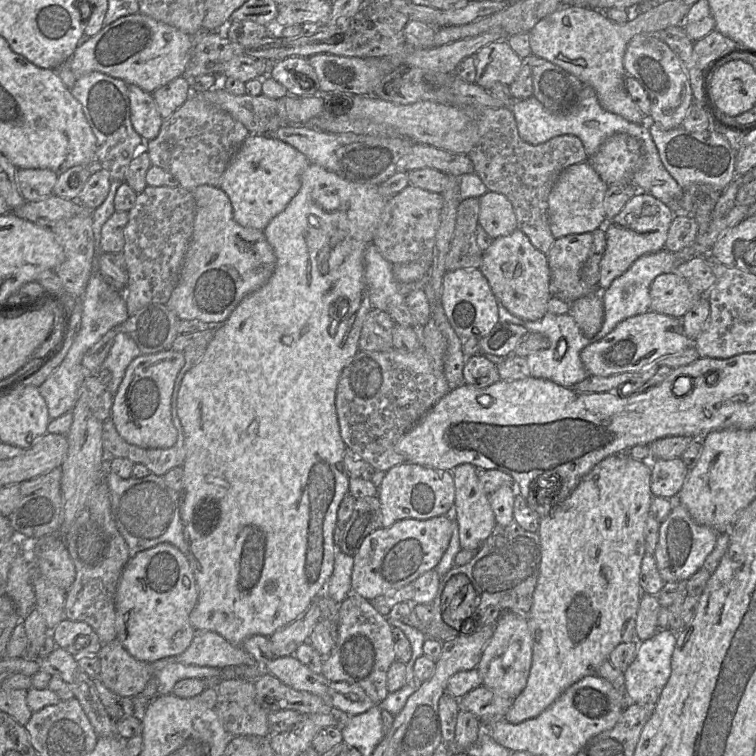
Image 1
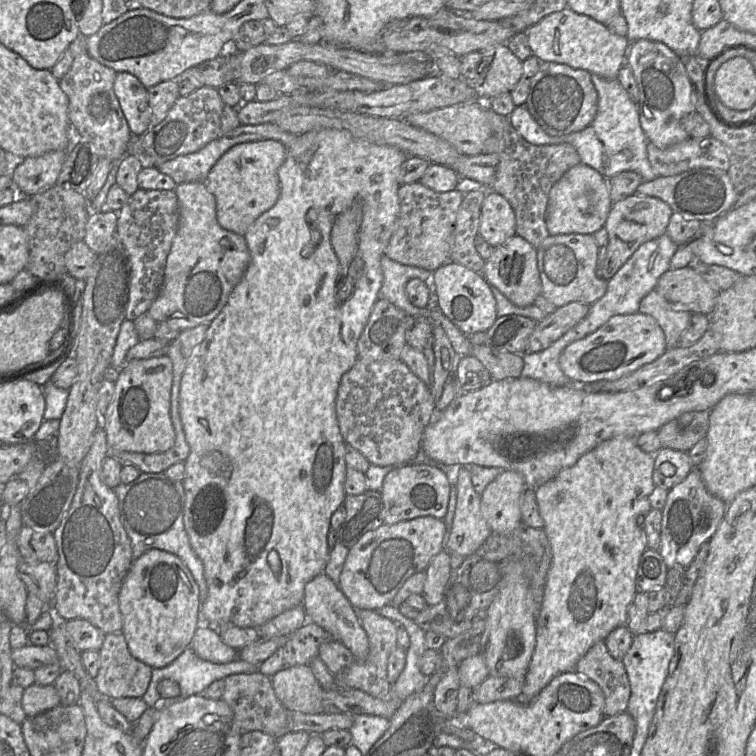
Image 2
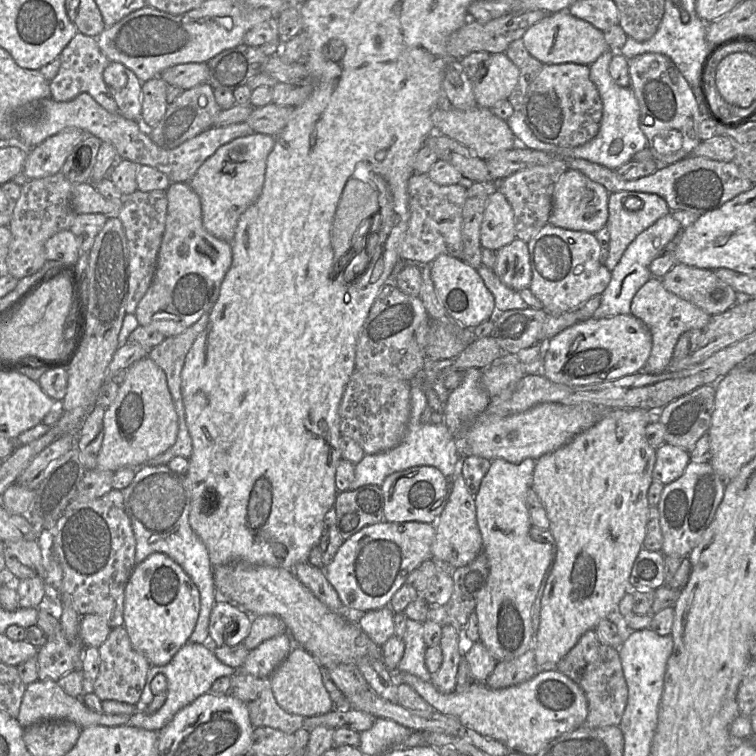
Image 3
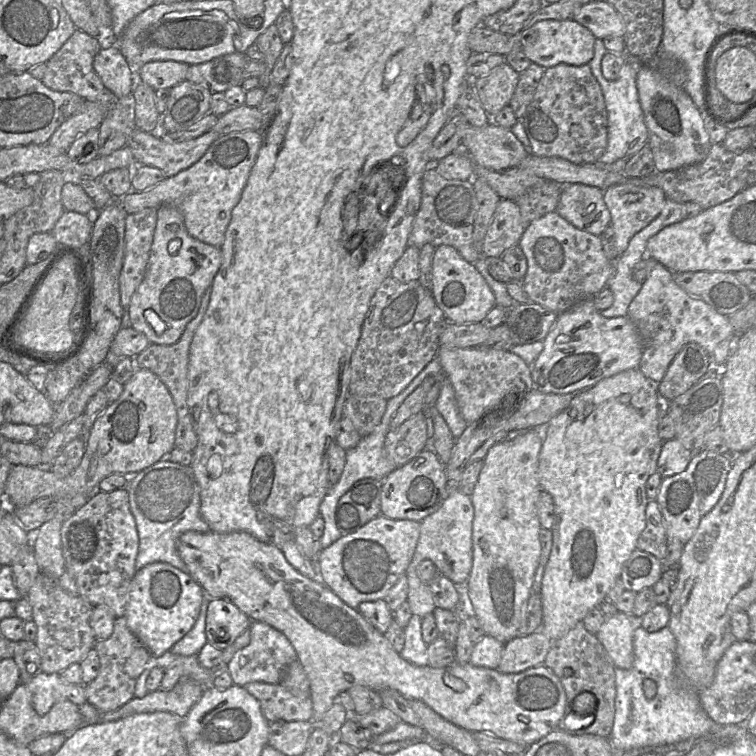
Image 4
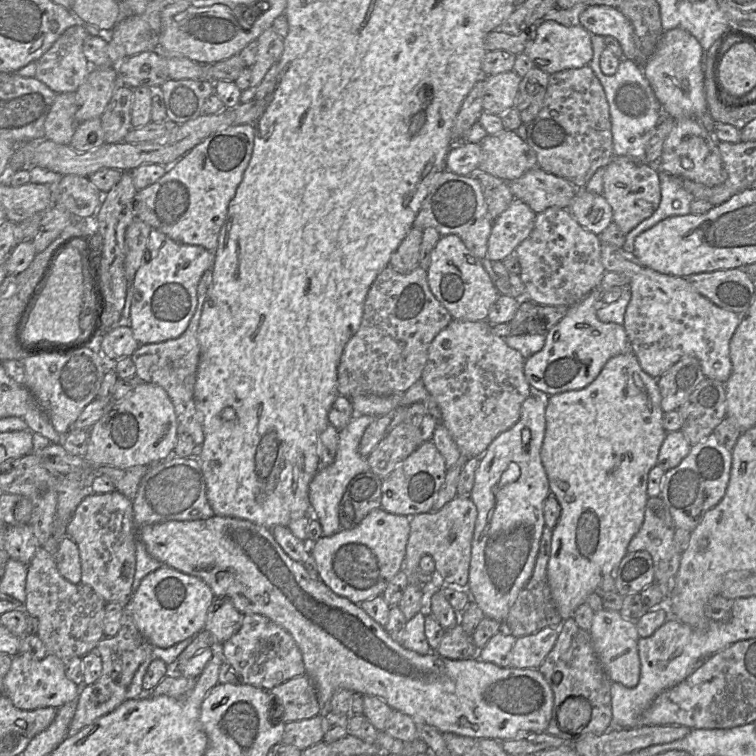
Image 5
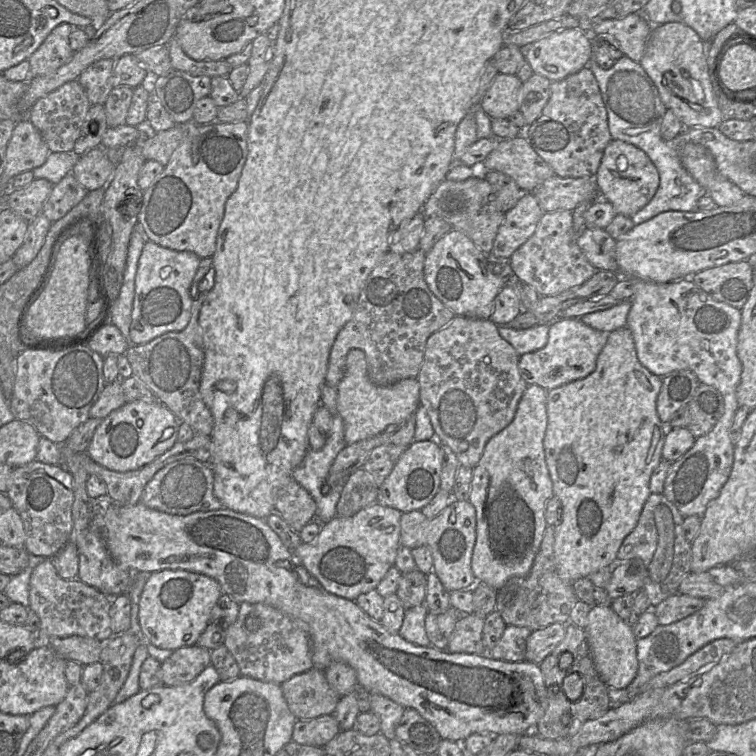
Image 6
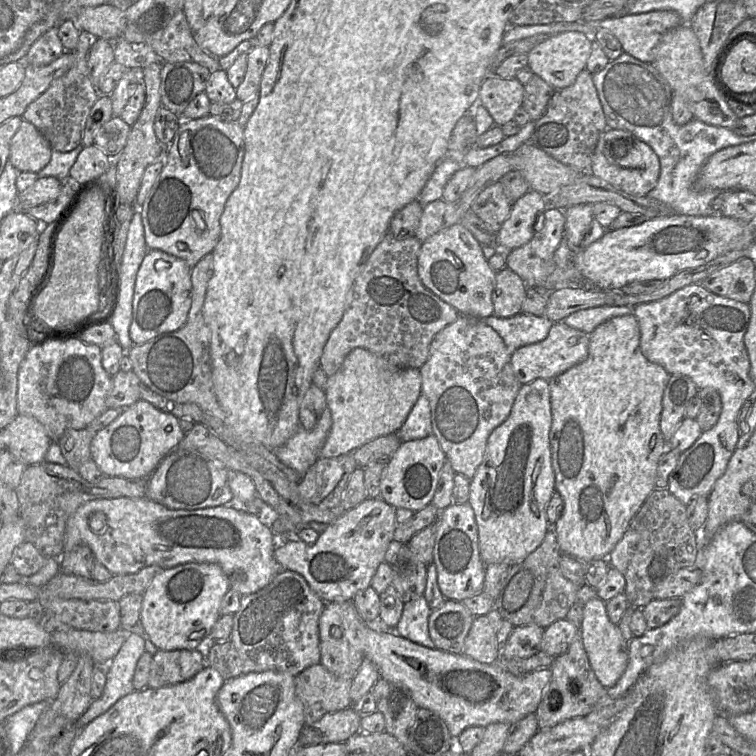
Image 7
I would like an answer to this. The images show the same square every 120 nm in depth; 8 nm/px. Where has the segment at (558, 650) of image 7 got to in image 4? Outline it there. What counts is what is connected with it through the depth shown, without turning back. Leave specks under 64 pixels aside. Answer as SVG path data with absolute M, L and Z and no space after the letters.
M541 630L527 636L516 636L505 643L497 669L505 674L514 674L543 665L552 643Z

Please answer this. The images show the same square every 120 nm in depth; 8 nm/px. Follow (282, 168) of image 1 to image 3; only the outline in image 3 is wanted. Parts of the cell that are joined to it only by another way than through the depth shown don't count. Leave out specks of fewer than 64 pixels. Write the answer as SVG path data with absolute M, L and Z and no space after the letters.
M262 133L235 138L207 158L189 181L200 198L203 226L217 239L231 243L240 216L261 195L267 158L274 144L274 136Z

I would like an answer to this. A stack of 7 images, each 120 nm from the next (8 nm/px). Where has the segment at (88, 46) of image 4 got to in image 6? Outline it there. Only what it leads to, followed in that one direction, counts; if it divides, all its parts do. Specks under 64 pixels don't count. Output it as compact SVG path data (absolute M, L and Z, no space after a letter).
M62 23L50 32L27 60L30 65L30 77L52 74L71 60L74 51L69 45L69 35L76 27Z

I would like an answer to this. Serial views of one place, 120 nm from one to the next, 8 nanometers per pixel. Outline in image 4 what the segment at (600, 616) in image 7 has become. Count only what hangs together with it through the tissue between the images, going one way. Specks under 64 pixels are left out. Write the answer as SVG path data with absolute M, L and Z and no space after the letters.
M618 612L606 616L596 634L616 668L628 670L633 665L633 634L637 625L633 615Z

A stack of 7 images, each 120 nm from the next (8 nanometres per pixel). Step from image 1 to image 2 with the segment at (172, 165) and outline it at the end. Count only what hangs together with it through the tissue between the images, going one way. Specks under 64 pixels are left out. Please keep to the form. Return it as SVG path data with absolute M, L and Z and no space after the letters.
M201 86L186 96L179 96L169 109L166 117L158 124L151 126L142 136L142 147L146 161L142 161L143 167L158 167L160 164L172 160L178 156L197 152L206 144L227 134L240 124L237 117L237 108L227 105L214 87Z

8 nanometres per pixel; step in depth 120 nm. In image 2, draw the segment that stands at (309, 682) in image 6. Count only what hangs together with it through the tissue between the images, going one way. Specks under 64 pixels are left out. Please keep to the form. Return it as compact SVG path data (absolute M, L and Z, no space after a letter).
M259 670L251 674L233 674L224 679L221 699L231 708L235 722L242 732L261 731L279 739L290 732L288 710L275 695L271 678Z

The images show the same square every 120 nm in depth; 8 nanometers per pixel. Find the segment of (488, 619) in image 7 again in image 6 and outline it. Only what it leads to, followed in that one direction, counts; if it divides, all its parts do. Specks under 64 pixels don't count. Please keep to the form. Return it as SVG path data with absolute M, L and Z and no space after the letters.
M461 615L452 632L447 651L484 655L487 650L482 642L484 619L474 615Z

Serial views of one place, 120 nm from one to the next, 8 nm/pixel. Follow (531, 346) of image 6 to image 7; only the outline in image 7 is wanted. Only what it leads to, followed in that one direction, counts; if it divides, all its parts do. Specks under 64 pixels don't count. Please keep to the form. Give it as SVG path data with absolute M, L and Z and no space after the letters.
M519 313L509 318L491 315L481 319L500 335L510 355L523 346L546 339L554 323L544 316L526 313Z

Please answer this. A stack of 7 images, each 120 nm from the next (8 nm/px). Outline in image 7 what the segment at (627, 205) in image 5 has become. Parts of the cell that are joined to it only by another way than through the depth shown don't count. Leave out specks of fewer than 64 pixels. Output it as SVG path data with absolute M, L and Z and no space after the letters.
M607 129L601 135L590 169L592 175L634 196L646 196L656 186L659 171L659 158L652 148L631 132L619 129Z

